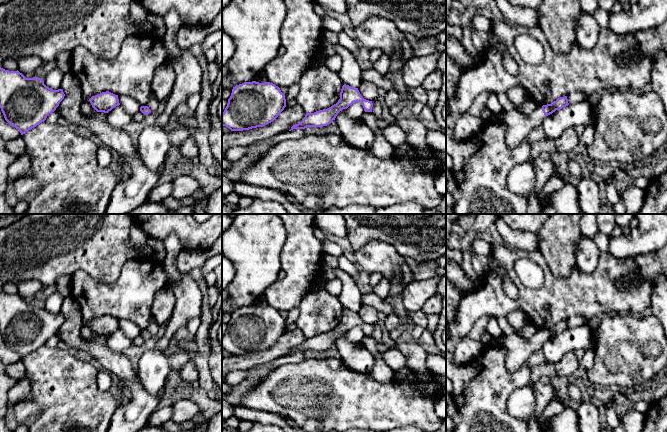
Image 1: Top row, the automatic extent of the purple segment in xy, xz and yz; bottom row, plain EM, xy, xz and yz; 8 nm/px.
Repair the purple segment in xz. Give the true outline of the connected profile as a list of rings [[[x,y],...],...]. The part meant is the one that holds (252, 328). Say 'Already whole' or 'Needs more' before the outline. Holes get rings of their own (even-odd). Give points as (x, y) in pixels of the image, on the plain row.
Already whole. [[[244,306],[232,313],[222,337],[222,350],[231,355],[263,351],[286,331],[285,319],[273,307]]]

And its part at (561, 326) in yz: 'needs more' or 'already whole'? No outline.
needs more

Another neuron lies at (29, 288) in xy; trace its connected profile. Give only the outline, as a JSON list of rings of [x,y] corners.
[[[34,279],[18,283],[18,295],[20,297],[28,298],[35,297],[38,292],[44,287],[43,284]]]

